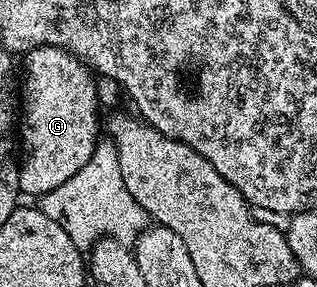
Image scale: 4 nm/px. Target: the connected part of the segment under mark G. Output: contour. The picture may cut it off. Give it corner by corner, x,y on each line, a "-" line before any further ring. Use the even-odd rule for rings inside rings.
43,45
23,54
22,112
18,133
24,136
28,154
19,158
21,194
39,199
43,193
62,187
70,175
78,175
96,149
102,133
100,100
96,97
93,70
72,53
53,45

